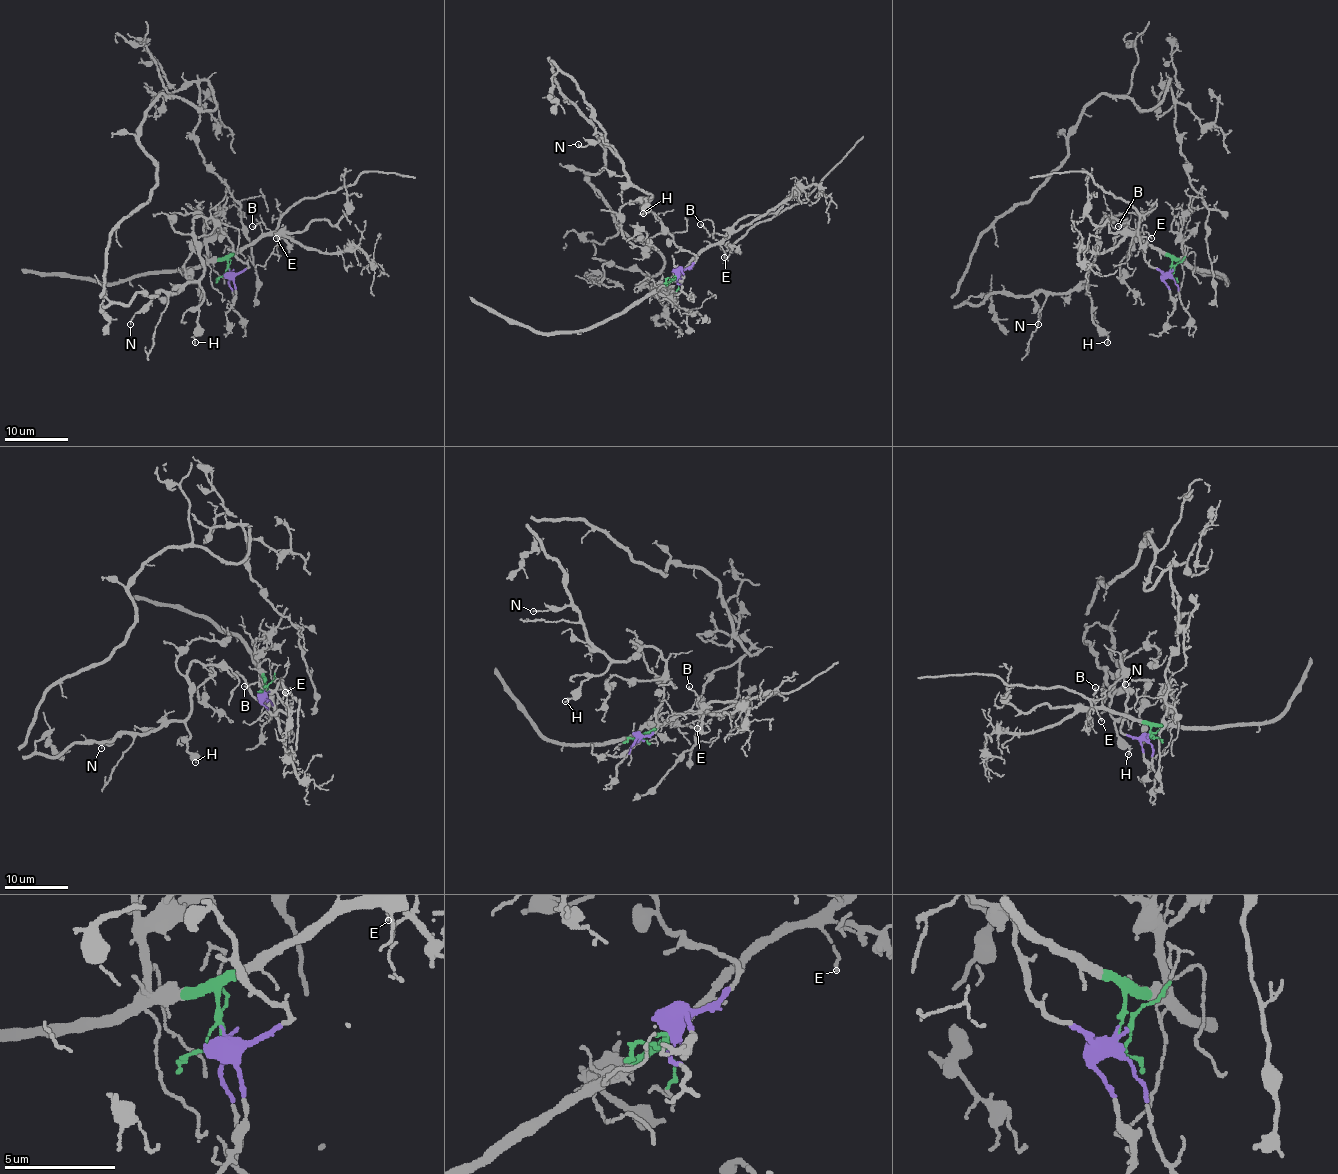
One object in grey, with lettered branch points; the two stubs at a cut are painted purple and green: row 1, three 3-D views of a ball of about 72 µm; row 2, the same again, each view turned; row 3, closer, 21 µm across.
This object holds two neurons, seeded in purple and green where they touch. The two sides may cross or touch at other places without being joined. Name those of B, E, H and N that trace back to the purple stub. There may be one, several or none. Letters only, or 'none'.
H, N

